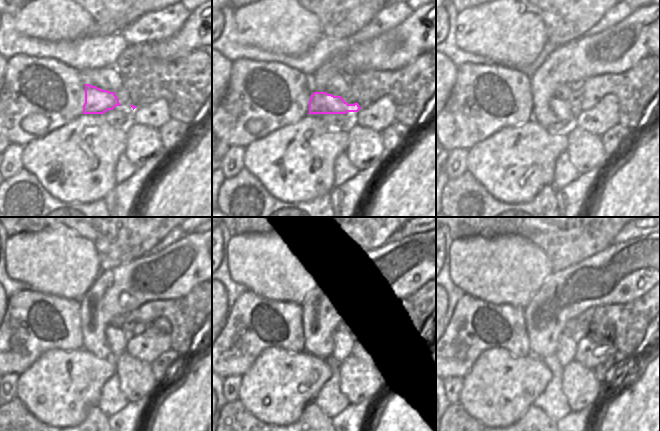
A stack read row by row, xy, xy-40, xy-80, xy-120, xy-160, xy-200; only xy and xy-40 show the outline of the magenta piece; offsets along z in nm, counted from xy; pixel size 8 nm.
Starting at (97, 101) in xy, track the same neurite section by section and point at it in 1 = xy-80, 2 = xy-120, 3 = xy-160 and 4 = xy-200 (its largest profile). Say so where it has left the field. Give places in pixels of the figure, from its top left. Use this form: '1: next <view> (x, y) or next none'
1: next xy-80 (561, 109)
2: next xy-120 (117, 342)
3: next xy-160 (342, 345)
4: next xy-200 (567, 347)

